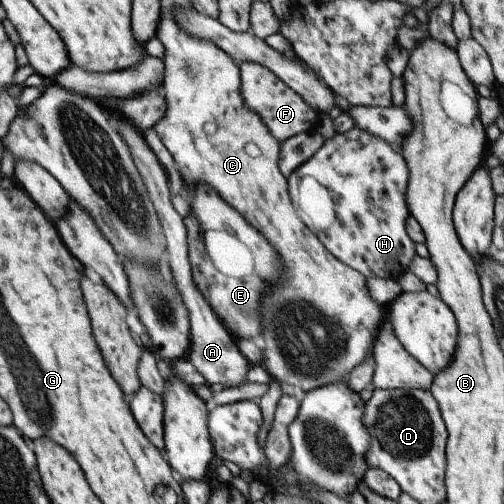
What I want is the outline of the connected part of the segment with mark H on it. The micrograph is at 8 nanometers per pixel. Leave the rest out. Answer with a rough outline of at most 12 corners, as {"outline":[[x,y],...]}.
{"outline":[[356,127],[287,178],[298,216],[365,278],[416,255],[400,150]]}

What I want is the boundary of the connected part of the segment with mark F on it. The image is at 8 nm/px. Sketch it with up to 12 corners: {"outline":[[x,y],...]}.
{"outline":[[244,61],[241,95],[278,142],[318,113],[267,66]]}

